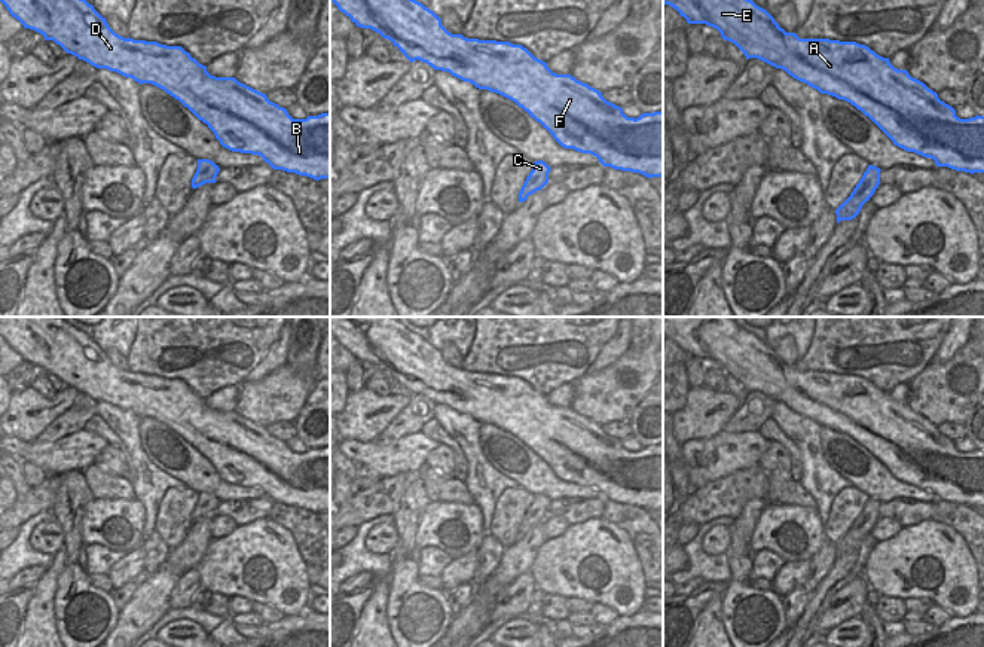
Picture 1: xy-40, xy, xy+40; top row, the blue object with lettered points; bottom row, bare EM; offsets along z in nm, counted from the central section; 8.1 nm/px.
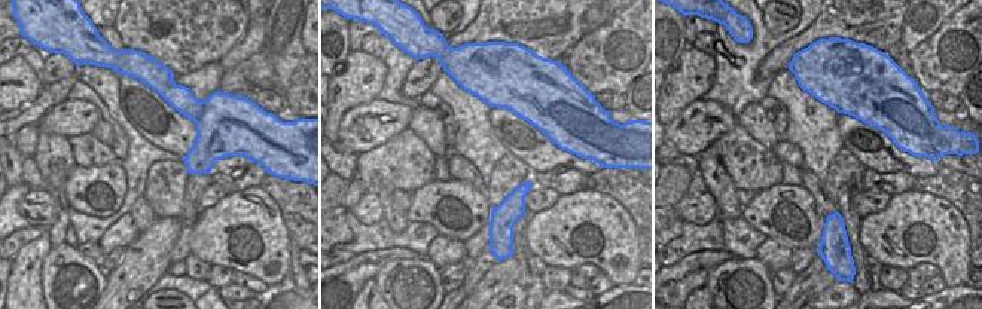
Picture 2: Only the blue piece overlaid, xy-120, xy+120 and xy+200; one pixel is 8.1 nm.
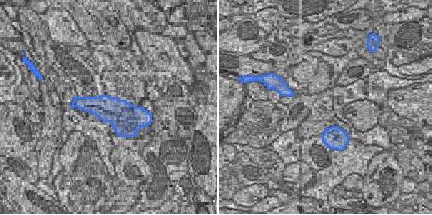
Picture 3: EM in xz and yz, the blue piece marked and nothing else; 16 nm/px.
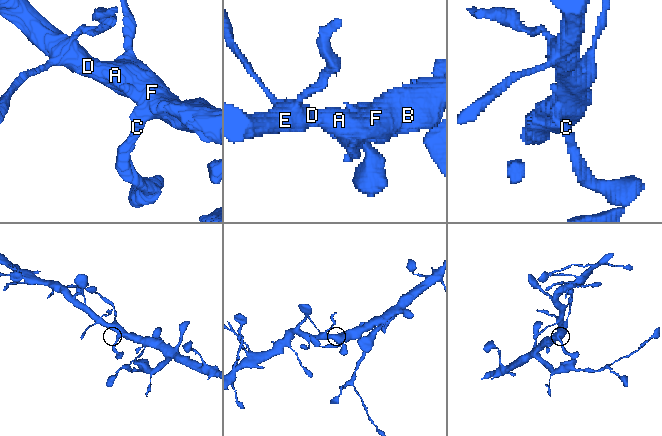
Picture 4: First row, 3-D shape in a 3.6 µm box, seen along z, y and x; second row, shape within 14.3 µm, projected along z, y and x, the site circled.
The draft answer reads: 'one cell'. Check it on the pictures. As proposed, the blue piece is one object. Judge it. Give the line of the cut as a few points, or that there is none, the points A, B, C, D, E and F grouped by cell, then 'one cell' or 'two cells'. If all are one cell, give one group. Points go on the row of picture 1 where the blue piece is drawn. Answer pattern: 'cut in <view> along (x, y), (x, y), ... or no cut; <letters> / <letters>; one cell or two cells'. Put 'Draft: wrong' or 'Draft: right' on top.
Draft: right
no cut; A B C D E F; one cell

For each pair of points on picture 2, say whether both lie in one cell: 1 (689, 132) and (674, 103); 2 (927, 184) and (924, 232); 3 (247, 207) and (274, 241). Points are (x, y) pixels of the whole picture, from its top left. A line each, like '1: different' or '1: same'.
1: different
2: different
3: same

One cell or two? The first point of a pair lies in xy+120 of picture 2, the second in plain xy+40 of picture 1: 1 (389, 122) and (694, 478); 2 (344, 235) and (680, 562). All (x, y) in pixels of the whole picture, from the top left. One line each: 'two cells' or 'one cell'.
1: two cells
2: one cell

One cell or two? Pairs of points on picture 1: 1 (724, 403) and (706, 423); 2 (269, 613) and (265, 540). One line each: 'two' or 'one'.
1: one
2: two

